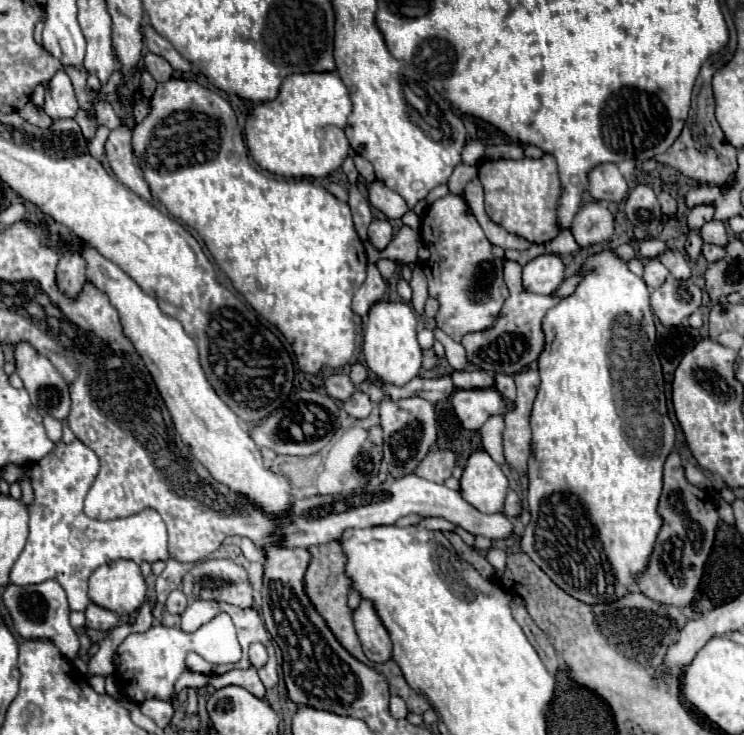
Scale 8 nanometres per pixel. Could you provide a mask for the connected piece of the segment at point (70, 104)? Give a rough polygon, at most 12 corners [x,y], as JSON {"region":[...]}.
{"region":[[66,72],[50,80],[44,112],[52,120],[76,116]]}

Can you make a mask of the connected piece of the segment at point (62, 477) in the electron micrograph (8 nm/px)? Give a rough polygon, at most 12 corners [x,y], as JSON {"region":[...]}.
{"region":[[58,442],[26,470],[30,534],[10,572],[56,580],[70,610],[120,558],[168,560],[156,510],[108,522],[82,504],[98,456]]}

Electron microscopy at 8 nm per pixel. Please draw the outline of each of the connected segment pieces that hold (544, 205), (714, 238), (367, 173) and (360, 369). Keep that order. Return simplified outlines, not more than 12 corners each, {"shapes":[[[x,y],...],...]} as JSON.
{"shapes":[[[550,154],[482,160],[486,214],[532,244],[560,232]],[[710,220],[700,228],[708,244],[726,246],[726,224]],[[354,154],[352,160],[368,182],[374,182],[374,168],[366,158]],[[354,364],[350,380],[354,386],[370,380],[368,368]]]}

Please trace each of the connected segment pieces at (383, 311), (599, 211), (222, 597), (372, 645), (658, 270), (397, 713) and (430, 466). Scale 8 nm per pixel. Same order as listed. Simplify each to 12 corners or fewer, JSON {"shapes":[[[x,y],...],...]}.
{"shapes":[[[408,302],[370,306],[362,350],[384,382],[404,386],[422,368]],[[600,202],[578,210],[570,226],[584,248],[614,234],[614,218]],[[232,560],[196,564],[182,580],[188,600],[252,606],[252,586]],[[372,602],[354,612],[356,634],[372,662],[392,660],[392,642]],[[648,258],[644,280],[648,288],[660,288],[668,276],[658,258]],[[390,698],[390,714],[406,718],[408,708],[402,698]],[[430,450],[414,474],[442,484],[452,476],[454,454]]]}

